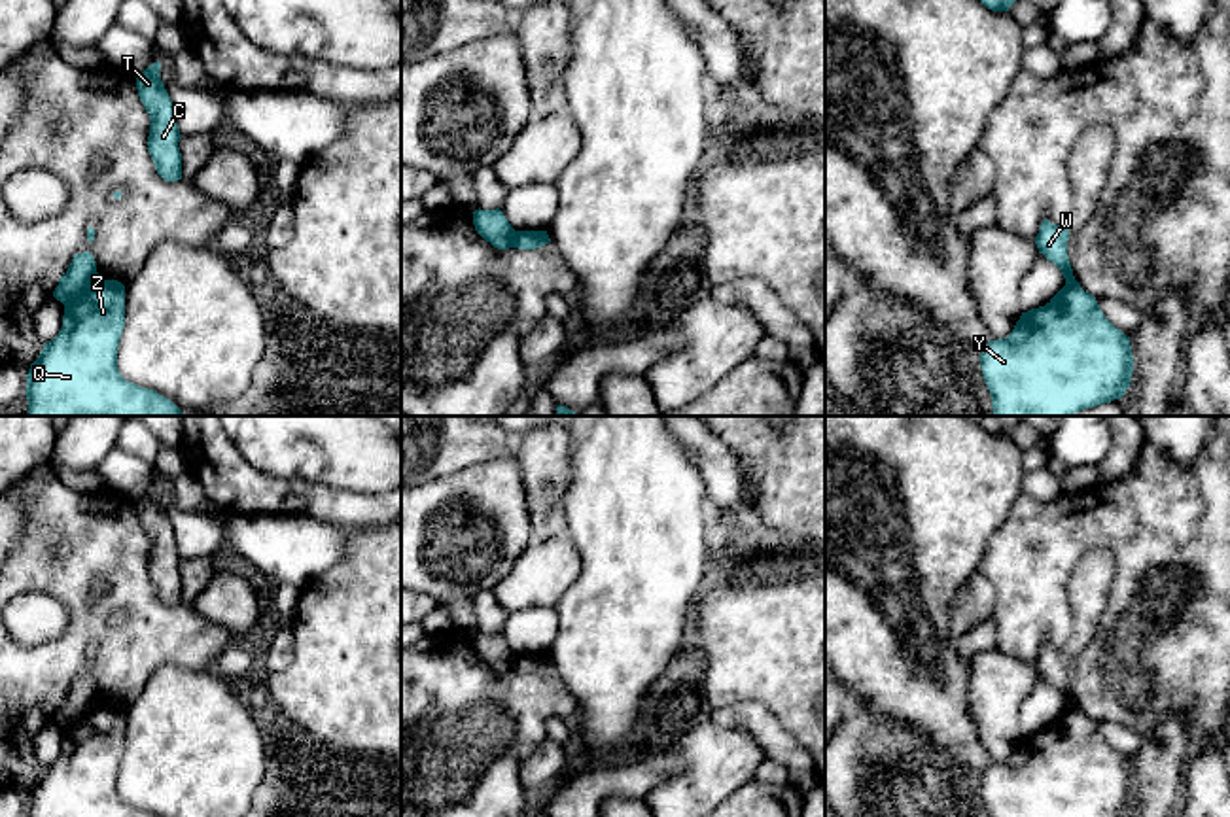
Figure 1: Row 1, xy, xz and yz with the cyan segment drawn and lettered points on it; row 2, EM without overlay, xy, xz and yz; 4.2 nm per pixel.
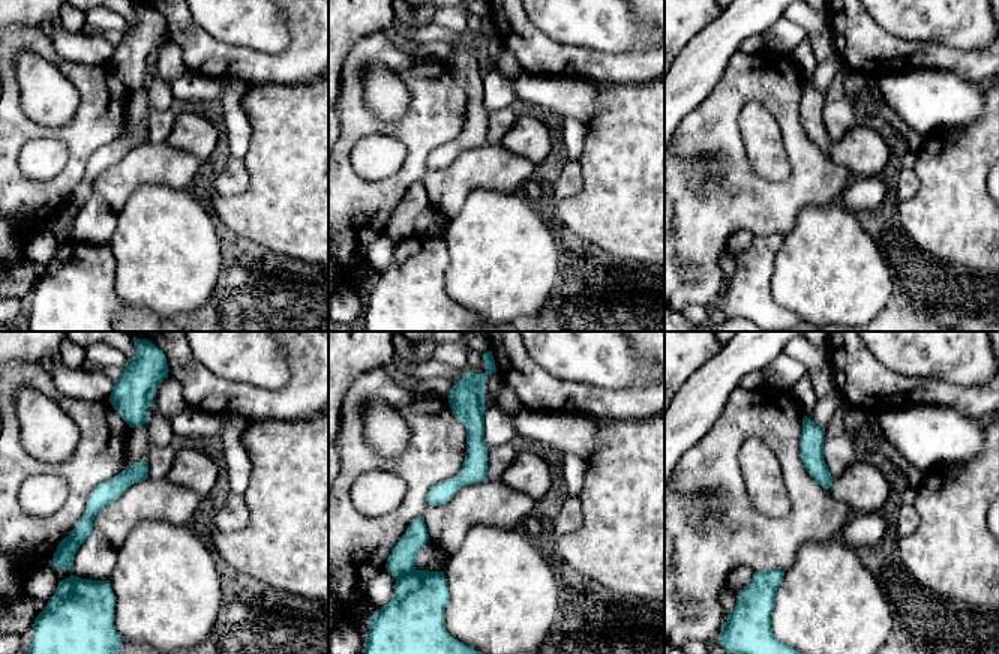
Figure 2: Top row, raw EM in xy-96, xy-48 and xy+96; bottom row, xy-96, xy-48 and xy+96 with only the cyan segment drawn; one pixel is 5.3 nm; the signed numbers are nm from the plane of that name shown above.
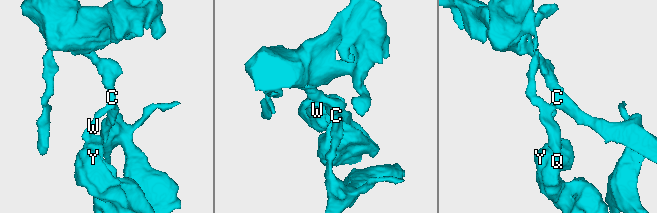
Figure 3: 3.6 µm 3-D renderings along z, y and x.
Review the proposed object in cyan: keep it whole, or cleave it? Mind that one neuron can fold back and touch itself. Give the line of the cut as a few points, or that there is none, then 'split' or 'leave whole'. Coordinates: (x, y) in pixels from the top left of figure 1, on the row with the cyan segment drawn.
cut xy (95, 278), (78, 297), (65, 305); split

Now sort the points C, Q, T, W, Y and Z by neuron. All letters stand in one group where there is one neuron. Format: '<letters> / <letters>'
C T W / Q Y Z

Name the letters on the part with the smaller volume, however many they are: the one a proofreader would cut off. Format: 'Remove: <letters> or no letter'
Remove: C, T, W

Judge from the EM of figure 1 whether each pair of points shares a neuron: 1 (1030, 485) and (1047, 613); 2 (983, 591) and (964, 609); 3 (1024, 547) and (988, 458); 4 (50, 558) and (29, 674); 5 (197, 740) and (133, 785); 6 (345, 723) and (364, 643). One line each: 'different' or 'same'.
1: different
2: same
3: different
4: same
5: same
6: same

